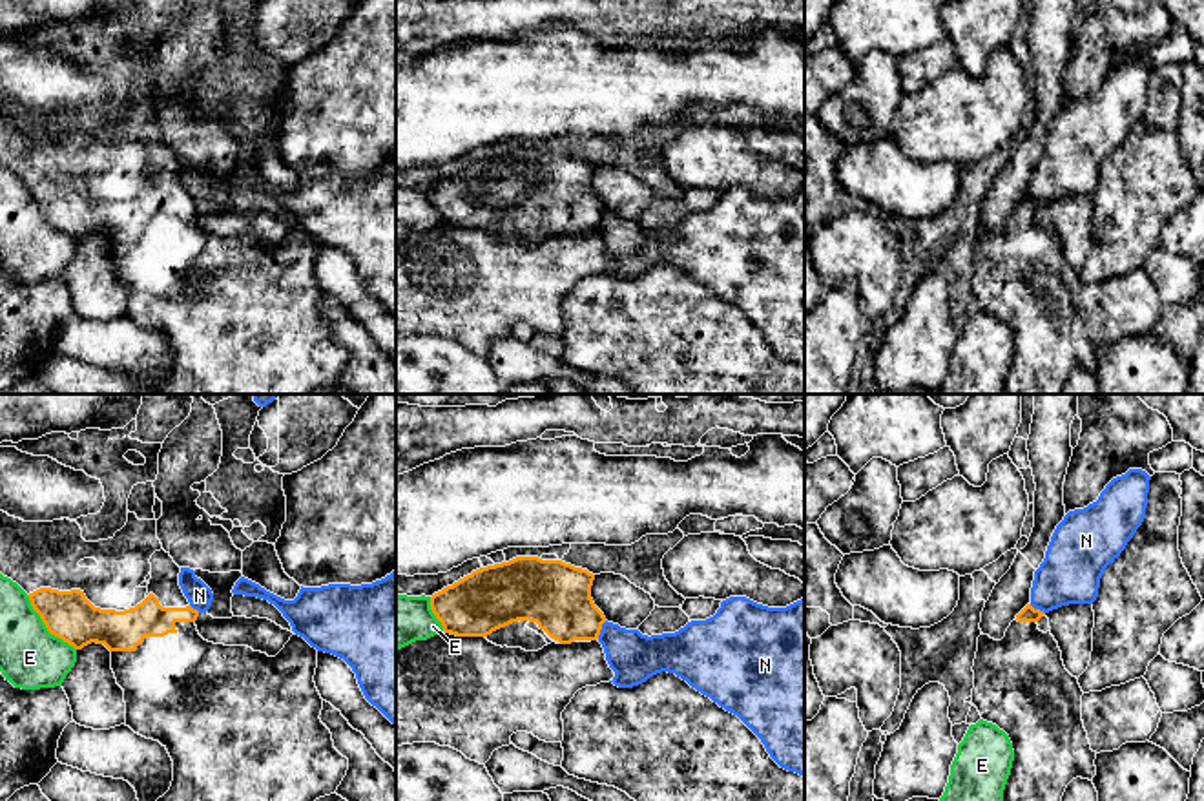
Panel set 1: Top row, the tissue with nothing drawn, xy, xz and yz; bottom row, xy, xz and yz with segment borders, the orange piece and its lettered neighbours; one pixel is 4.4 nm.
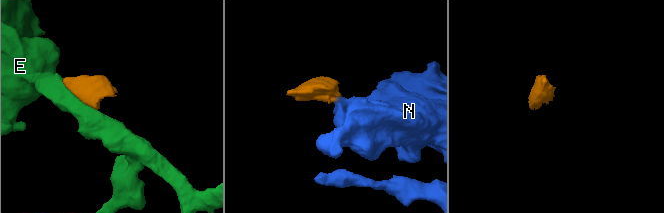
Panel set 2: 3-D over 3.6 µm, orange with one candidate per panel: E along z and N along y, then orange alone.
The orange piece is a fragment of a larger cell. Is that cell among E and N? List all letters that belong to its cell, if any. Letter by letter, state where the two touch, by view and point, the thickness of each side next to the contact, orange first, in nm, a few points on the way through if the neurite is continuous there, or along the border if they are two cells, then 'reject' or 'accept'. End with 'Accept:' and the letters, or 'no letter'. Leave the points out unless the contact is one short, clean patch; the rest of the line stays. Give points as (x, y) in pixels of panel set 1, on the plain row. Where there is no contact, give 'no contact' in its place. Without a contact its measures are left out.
E: xy (46, 218) | 220/280 nm | reject
N: xz (601, 219) | 300/220 nm | along xz (606, 212), (597, 228) | reject
Accept: no letter

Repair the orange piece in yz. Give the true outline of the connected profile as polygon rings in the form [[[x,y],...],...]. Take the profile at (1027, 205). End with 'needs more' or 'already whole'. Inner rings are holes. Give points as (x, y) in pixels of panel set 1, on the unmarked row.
[[[1027,195],[1011,213],[1002,232],[994,232],[983,224],[978,228],[978,243],[972,257],[972,296],[983,312],[996,316],[1009,327],[1014,341],[1003,394],[1062,394],[1062,387],[1073,370],[1093,372],[1096,367],[1095,350],[1100,343],[1118,341],[1126,334],[1149,332],[1162,308],[1155,285],[1144,268],[1102,283],[1084,285],[1078,270],[1065,261],[1062,243],[1051,223],[1043,224],[1038,221],[1036,213],[1043,206],[1043,203]]]; needs more

